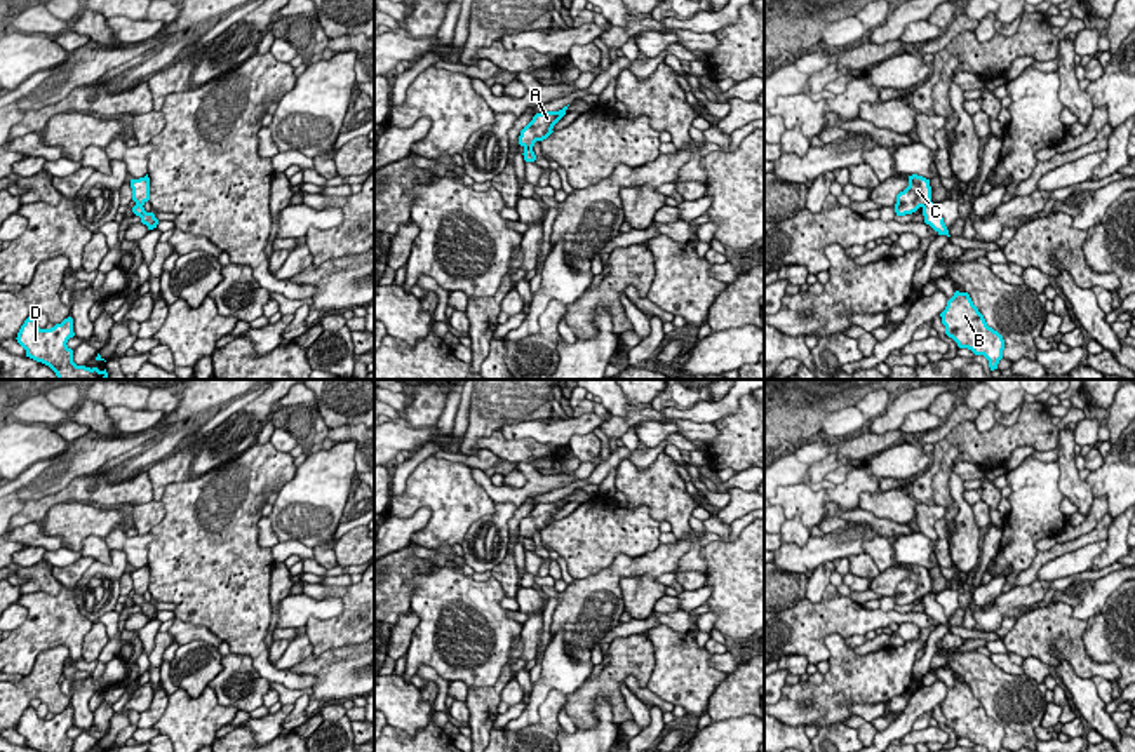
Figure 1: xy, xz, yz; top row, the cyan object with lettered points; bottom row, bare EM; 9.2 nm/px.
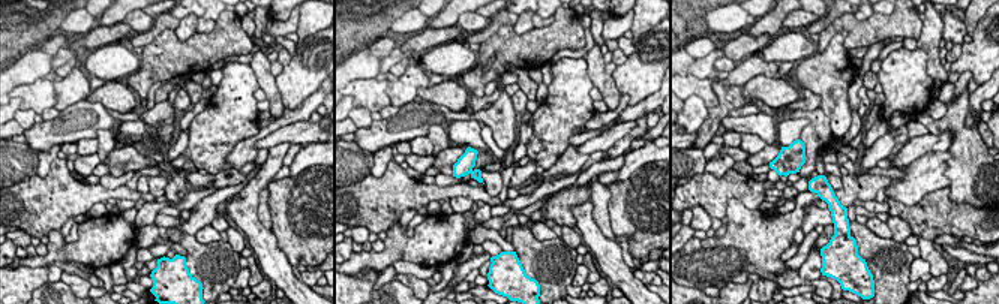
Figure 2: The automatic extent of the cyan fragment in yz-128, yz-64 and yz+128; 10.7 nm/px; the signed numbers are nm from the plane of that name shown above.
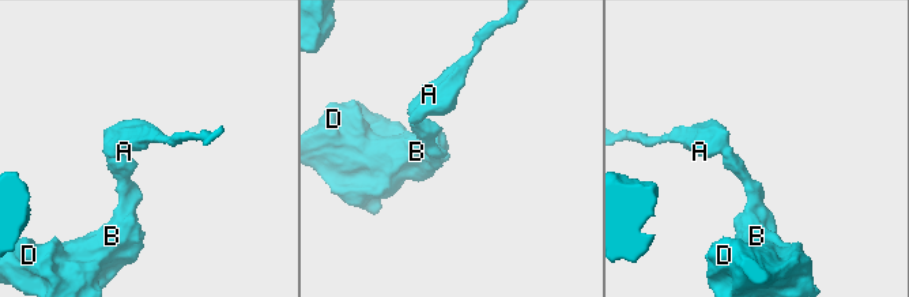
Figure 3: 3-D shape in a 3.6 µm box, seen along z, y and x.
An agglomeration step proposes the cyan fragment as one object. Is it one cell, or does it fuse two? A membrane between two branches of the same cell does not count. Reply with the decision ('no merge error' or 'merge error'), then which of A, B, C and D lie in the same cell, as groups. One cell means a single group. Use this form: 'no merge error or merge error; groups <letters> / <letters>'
merge error; groups A C / B D

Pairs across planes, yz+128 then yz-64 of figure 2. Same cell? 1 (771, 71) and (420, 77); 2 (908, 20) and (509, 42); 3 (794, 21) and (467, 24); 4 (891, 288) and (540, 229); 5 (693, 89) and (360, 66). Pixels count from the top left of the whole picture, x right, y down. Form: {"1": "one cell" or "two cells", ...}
{"1": "one cell", "2": "one cell", "3": "one cell", "4": "two cells", "5": "two cells"}

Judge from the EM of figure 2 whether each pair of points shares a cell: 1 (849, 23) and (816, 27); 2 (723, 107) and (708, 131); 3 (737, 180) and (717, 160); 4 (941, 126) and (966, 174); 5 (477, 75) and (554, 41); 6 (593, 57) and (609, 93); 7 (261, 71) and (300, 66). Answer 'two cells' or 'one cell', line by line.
1: two cells
2: one cell
3: two cells
4: one cell
5: one cell
6: one cell
7: two cells

